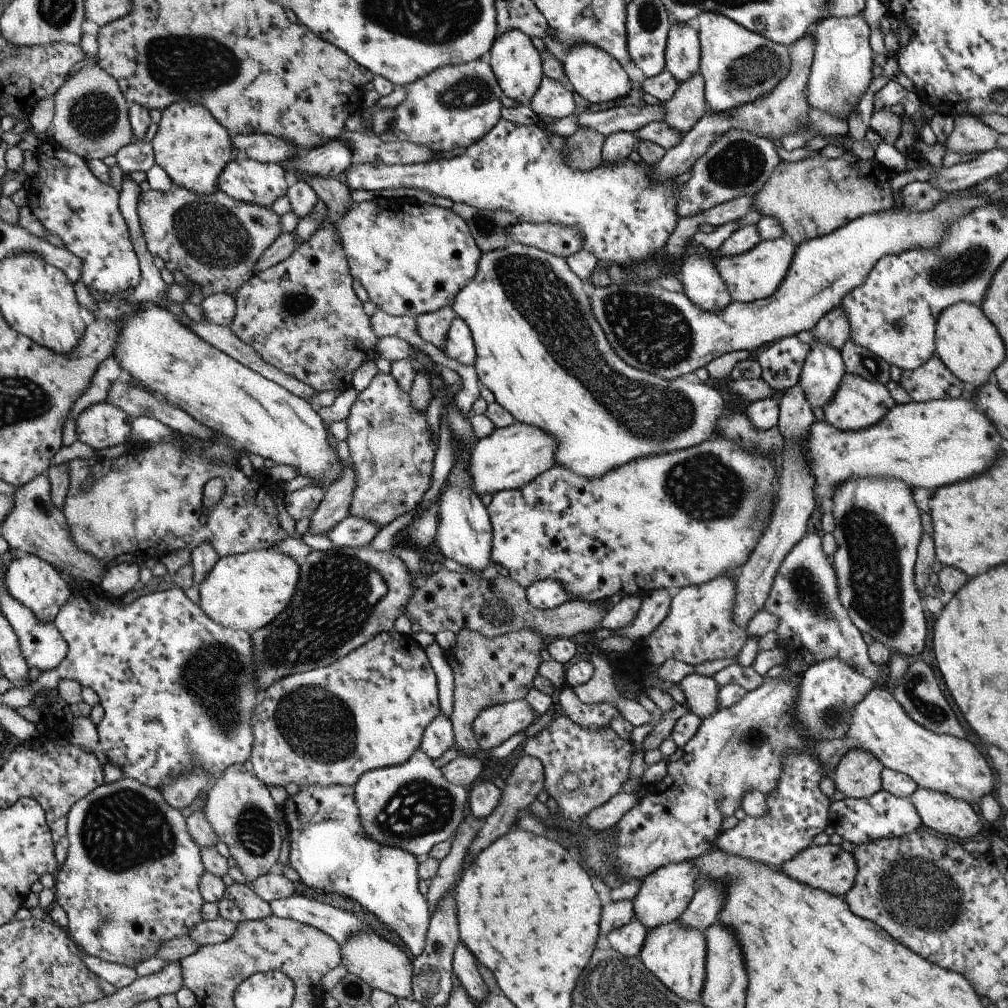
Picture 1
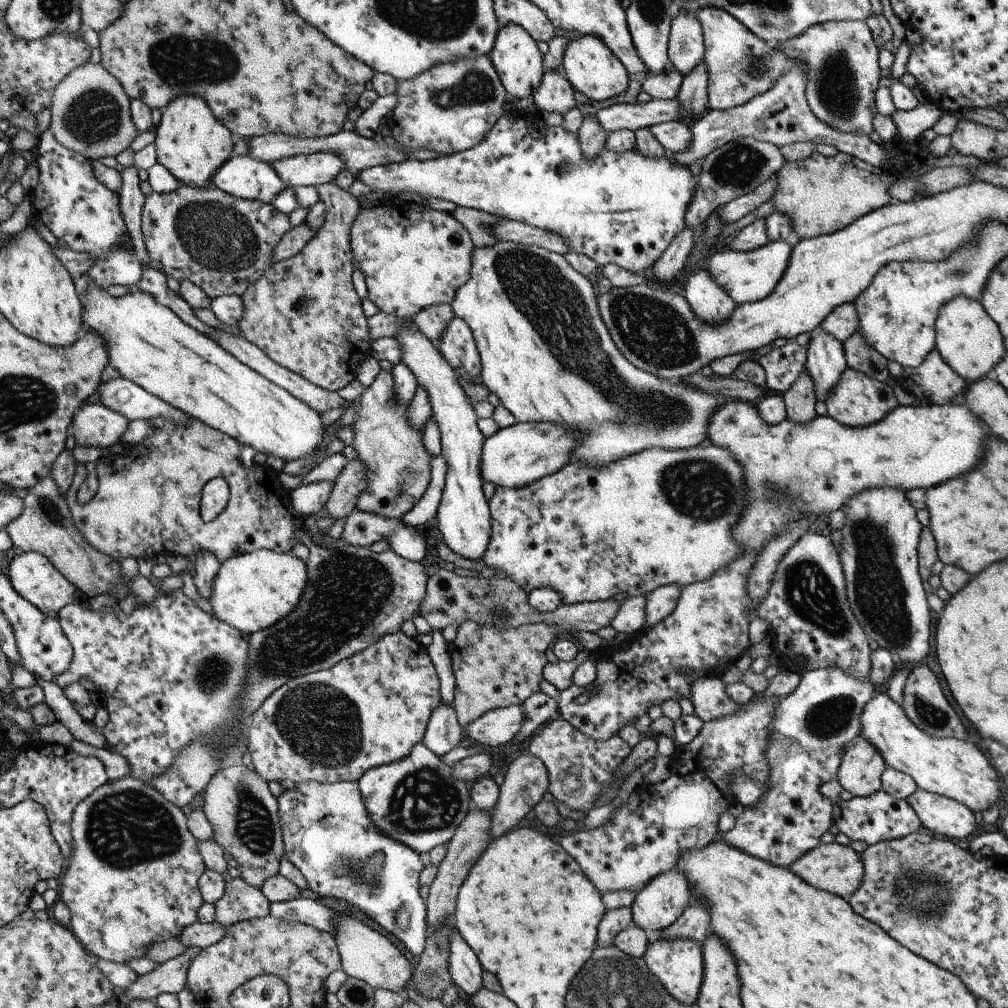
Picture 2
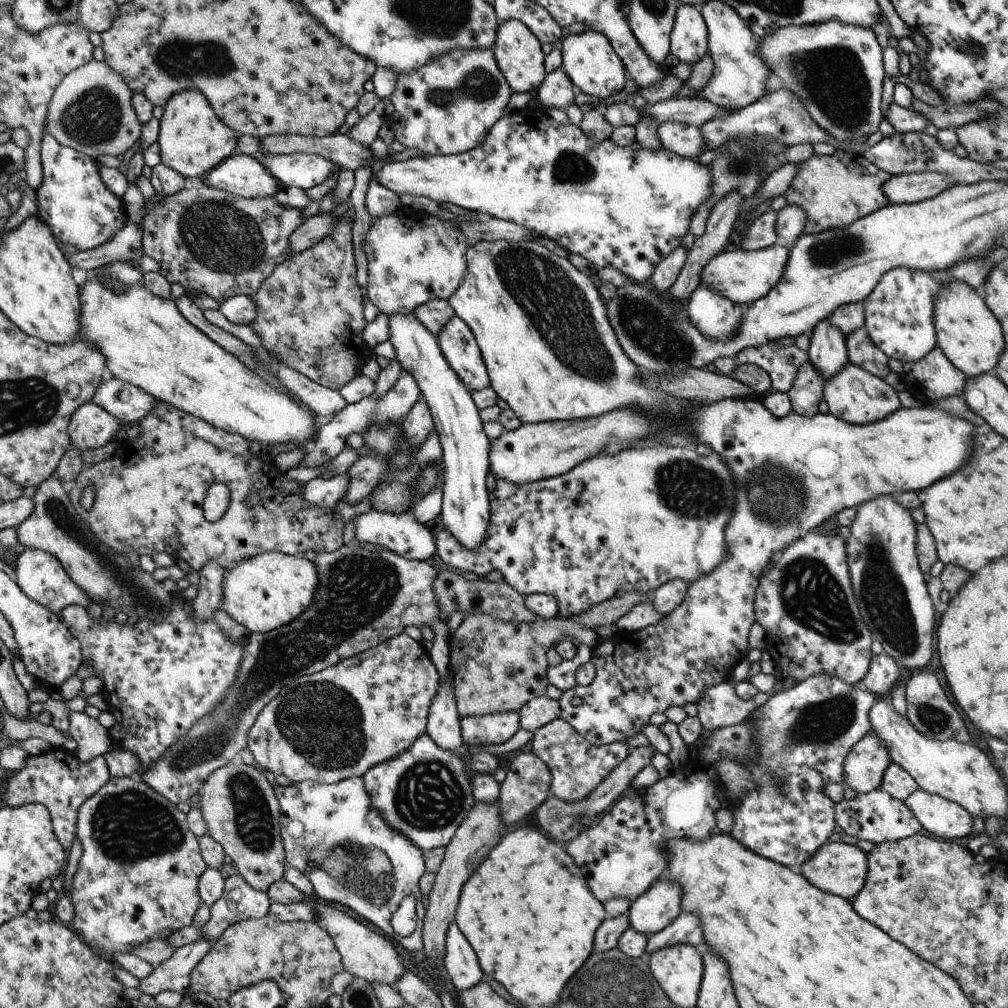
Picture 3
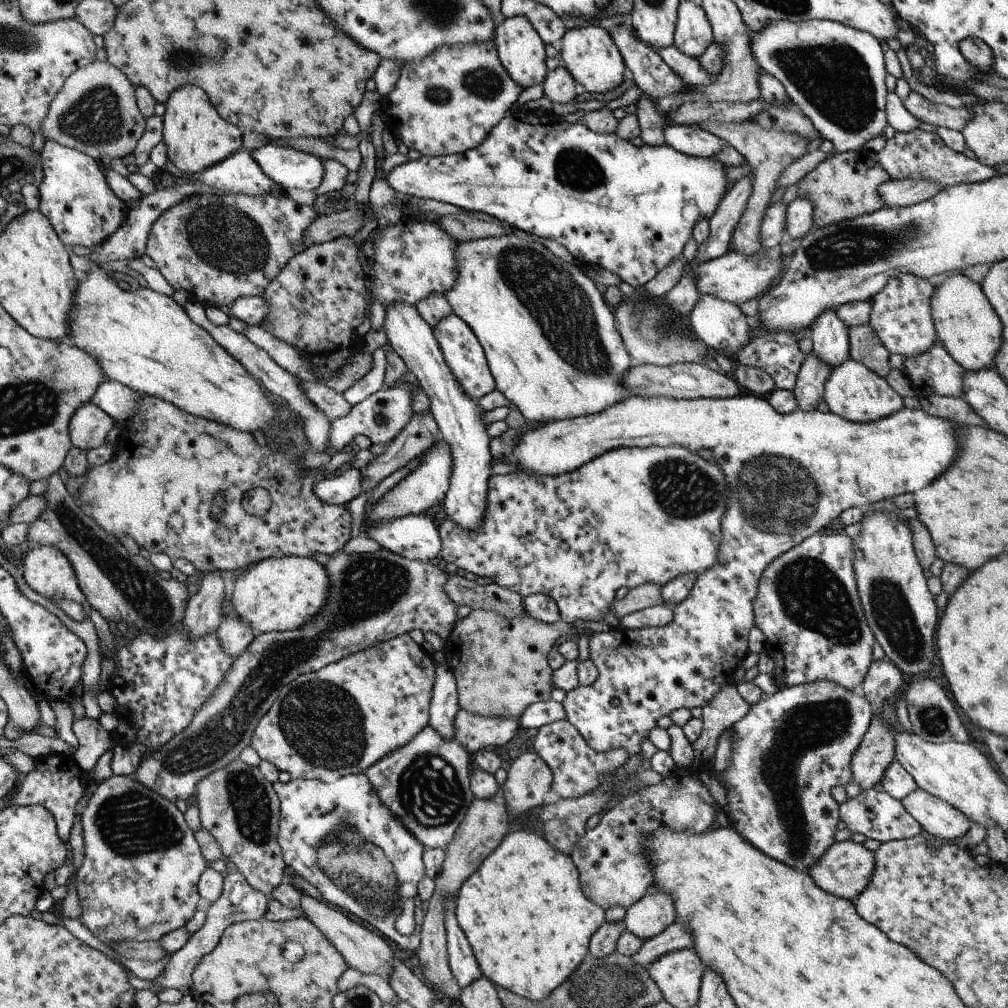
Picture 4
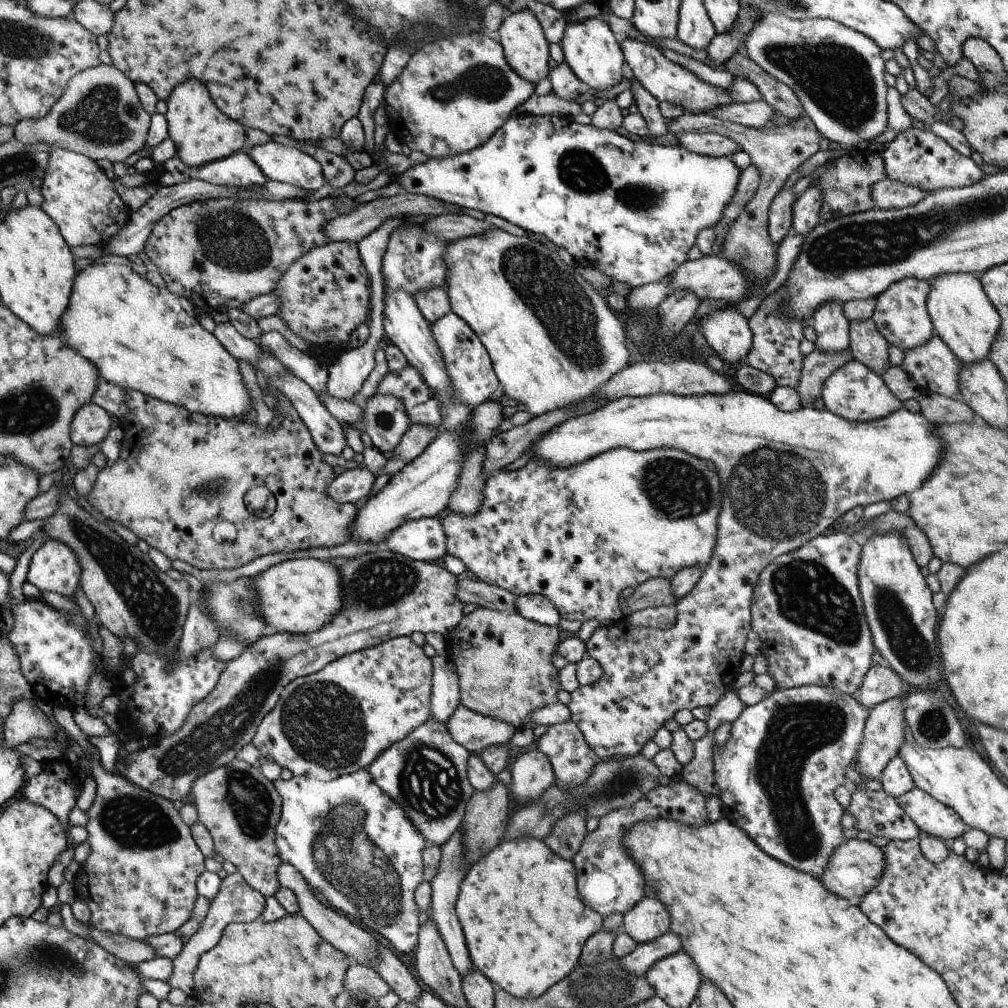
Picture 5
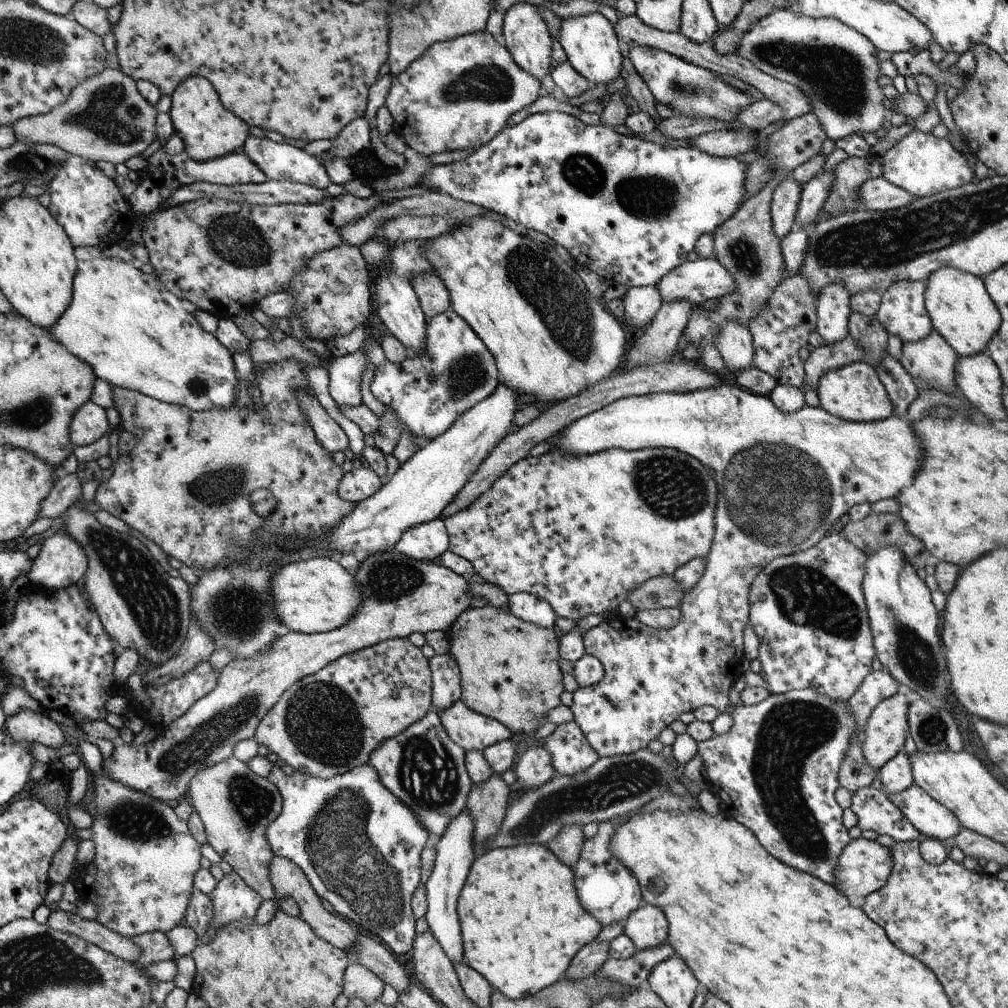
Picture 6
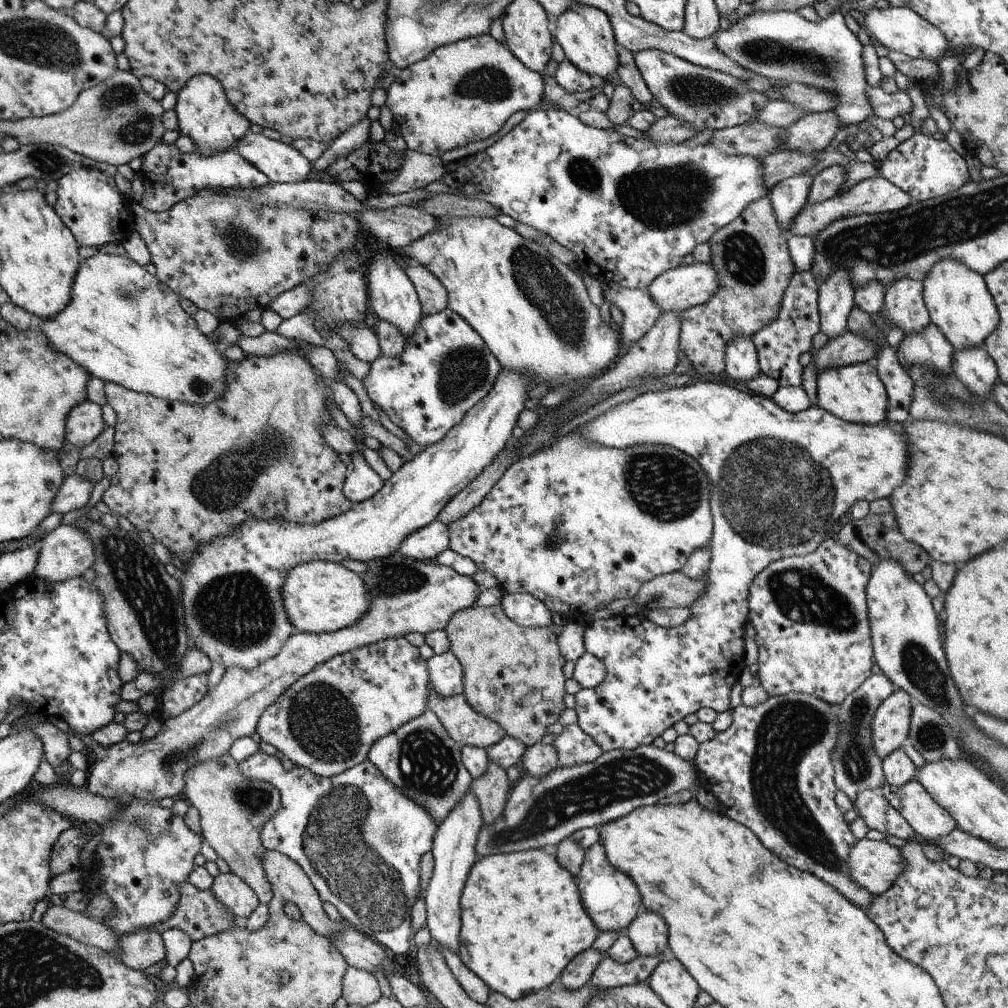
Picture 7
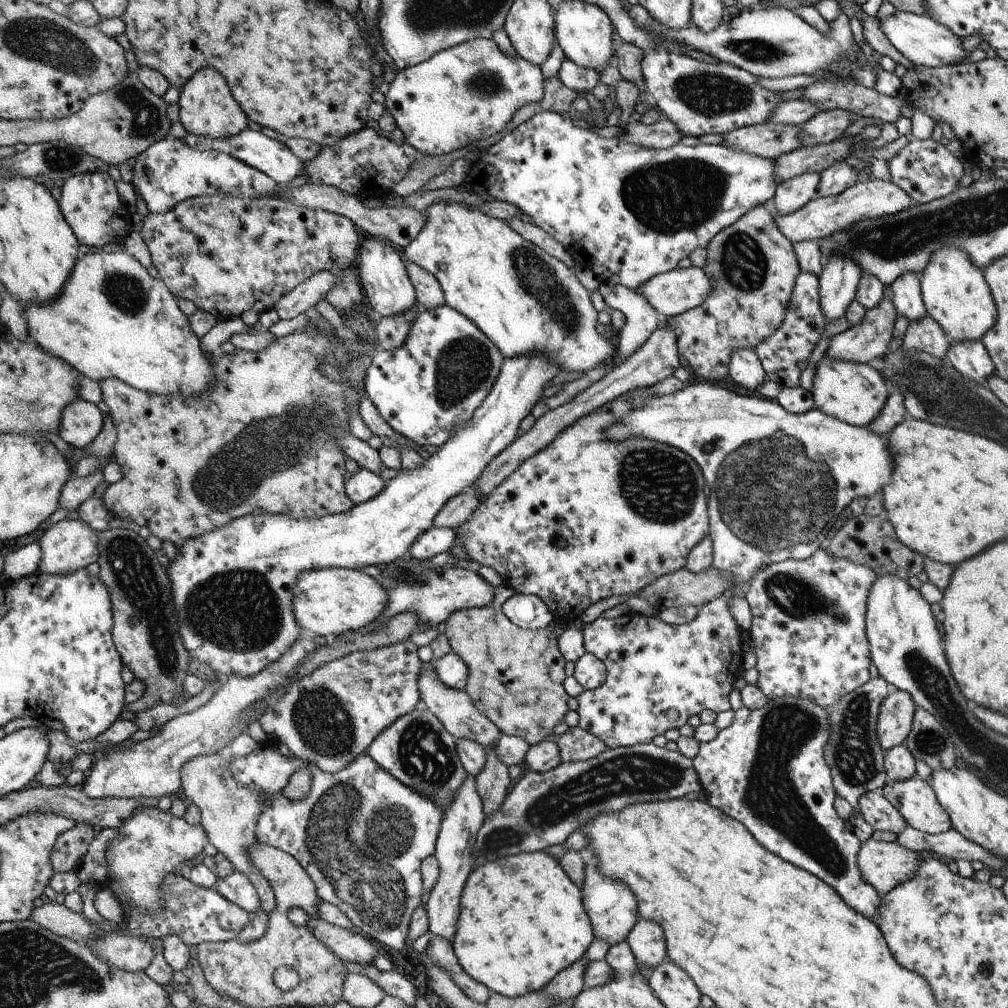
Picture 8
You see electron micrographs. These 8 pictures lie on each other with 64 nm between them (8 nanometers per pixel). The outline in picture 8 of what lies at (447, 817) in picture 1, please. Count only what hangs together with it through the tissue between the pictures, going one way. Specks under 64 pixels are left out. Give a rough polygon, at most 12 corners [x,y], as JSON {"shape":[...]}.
{"shape":[[427,708],[368,748],[403,785],[446,807],[468,776]]}

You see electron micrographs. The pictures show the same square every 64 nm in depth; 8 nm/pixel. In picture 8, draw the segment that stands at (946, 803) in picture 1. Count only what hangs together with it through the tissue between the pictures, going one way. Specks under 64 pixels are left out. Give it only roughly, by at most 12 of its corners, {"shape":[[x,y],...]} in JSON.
{"shape":[[925,780],[881,791],[916,830],[935,835],[950,817]]}

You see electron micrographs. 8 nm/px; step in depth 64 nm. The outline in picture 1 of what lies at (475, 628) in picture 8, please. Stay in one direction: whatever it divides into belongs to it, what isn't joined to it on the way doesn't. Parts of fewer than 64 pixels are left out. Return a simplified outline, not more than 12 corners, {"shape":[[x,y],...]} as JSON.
{"shape":[[464,627],[445,654],[454,747],[480,753],[472,723],[534,688],[545,636]]}

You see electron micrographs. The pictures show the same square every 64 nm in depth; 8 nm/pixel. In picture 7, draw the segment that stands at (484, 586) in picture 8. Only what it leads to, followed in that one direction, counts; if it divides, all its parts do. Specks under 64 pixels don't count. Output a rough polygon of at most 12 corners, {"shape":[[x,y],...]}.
{"shape":[[400,551],[367,562],[369,612],[228,667],[151,739],[87,740],[99,797],[182,796],[334,655],[444,629],[485,588]]}

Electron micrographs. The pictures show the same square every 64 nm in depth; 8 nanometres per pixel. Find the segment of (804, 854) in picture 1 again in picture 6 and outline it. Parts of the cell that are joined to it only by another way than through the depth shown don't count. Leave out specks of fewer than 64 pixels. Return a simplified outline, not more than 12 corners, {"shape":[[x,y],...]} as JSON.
{"shape":[[853,839],[839,858],[834,886],[847,897],[879,891],[893,852]]}

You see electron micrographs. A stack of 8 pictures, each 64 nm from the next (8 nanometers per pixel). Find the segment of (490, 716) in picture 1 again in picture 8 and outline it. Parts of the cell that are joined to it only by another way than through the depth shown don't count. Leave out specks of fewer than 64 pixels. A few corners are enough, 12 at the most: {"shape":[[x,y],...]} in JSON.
{"shape":[[431,661],[422,663],[418,688],[456,740],[484,748],[502,734],[465,689],[446,686]]}

